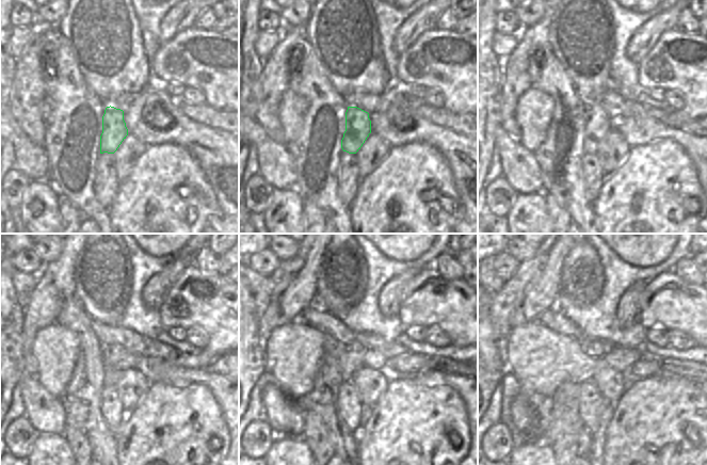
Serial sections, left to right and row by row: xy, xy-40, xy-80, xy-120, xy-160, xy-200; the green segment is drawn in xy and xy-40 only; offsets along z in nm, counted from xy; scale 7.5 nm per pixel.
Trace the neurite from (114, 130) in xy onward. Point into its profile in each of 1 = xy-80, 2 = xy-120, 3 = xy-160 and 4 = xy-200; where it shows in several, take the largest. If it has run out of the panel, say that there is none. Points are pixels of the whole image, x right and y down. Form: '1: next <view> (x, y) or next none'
1: next xy-80 (596, 121)
2: next xy-120 (113, 354)
3: next xy-160 (352, 348)
4: next xy-200 (593, 348)

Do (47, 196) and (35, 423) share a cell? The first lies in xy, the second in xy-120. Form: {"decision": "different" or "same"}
{"decision": "different"}

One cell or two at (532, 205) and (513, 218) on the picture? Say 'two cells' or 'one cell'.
one cell

